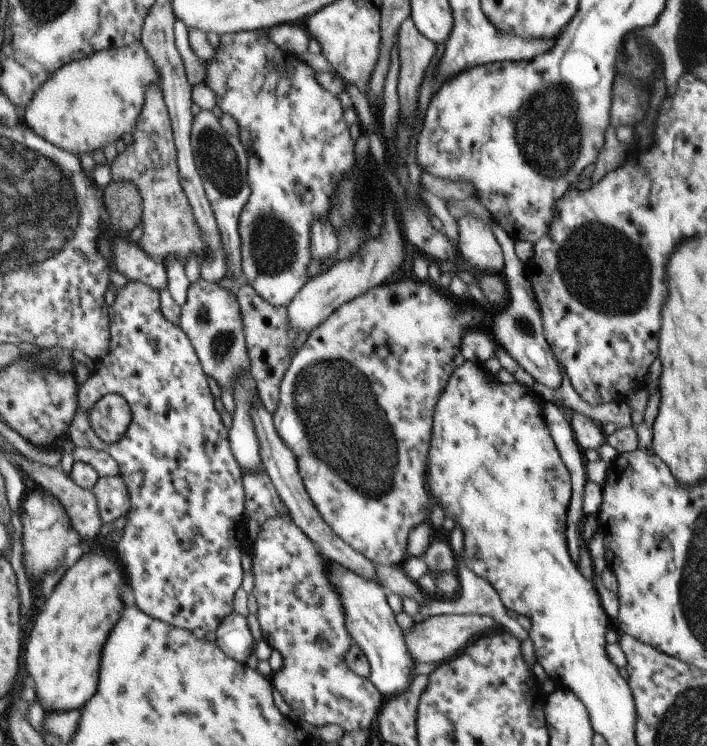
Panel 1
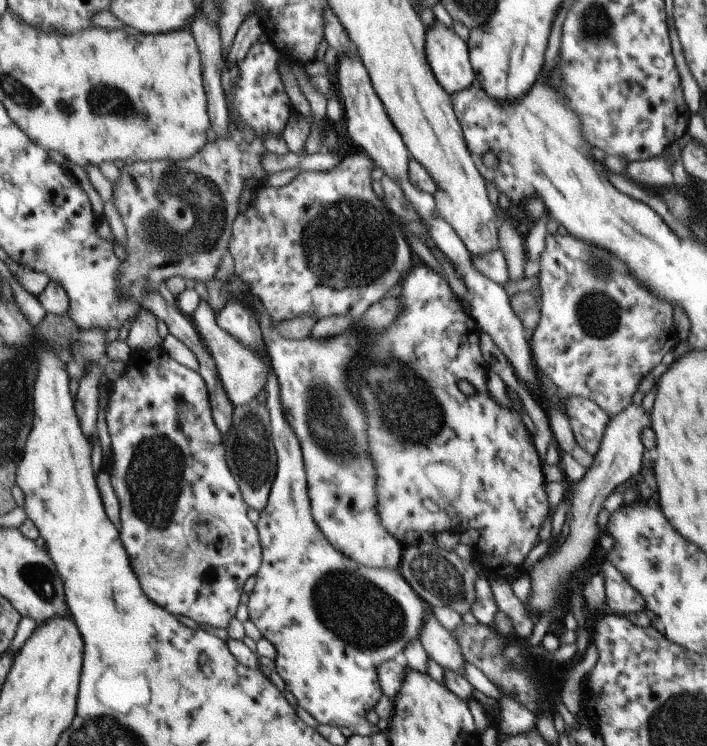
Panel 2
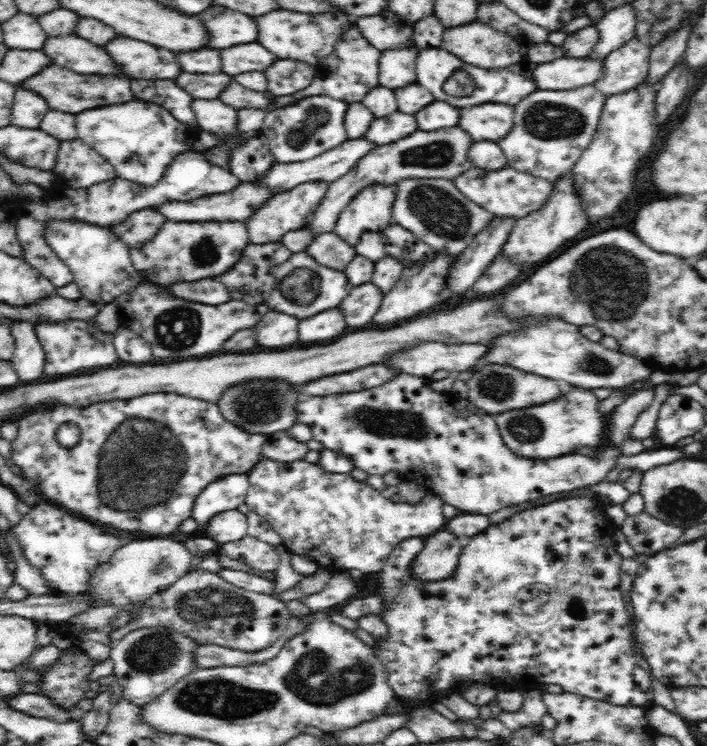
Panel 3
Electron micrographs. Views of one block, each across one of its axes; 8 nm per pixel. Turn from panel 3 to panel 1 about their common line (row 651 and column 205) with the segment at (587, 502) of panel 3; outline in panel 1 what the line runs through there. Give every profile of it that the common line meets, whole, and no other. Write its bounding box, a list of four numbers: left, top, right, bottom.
[66,281,249,633]

